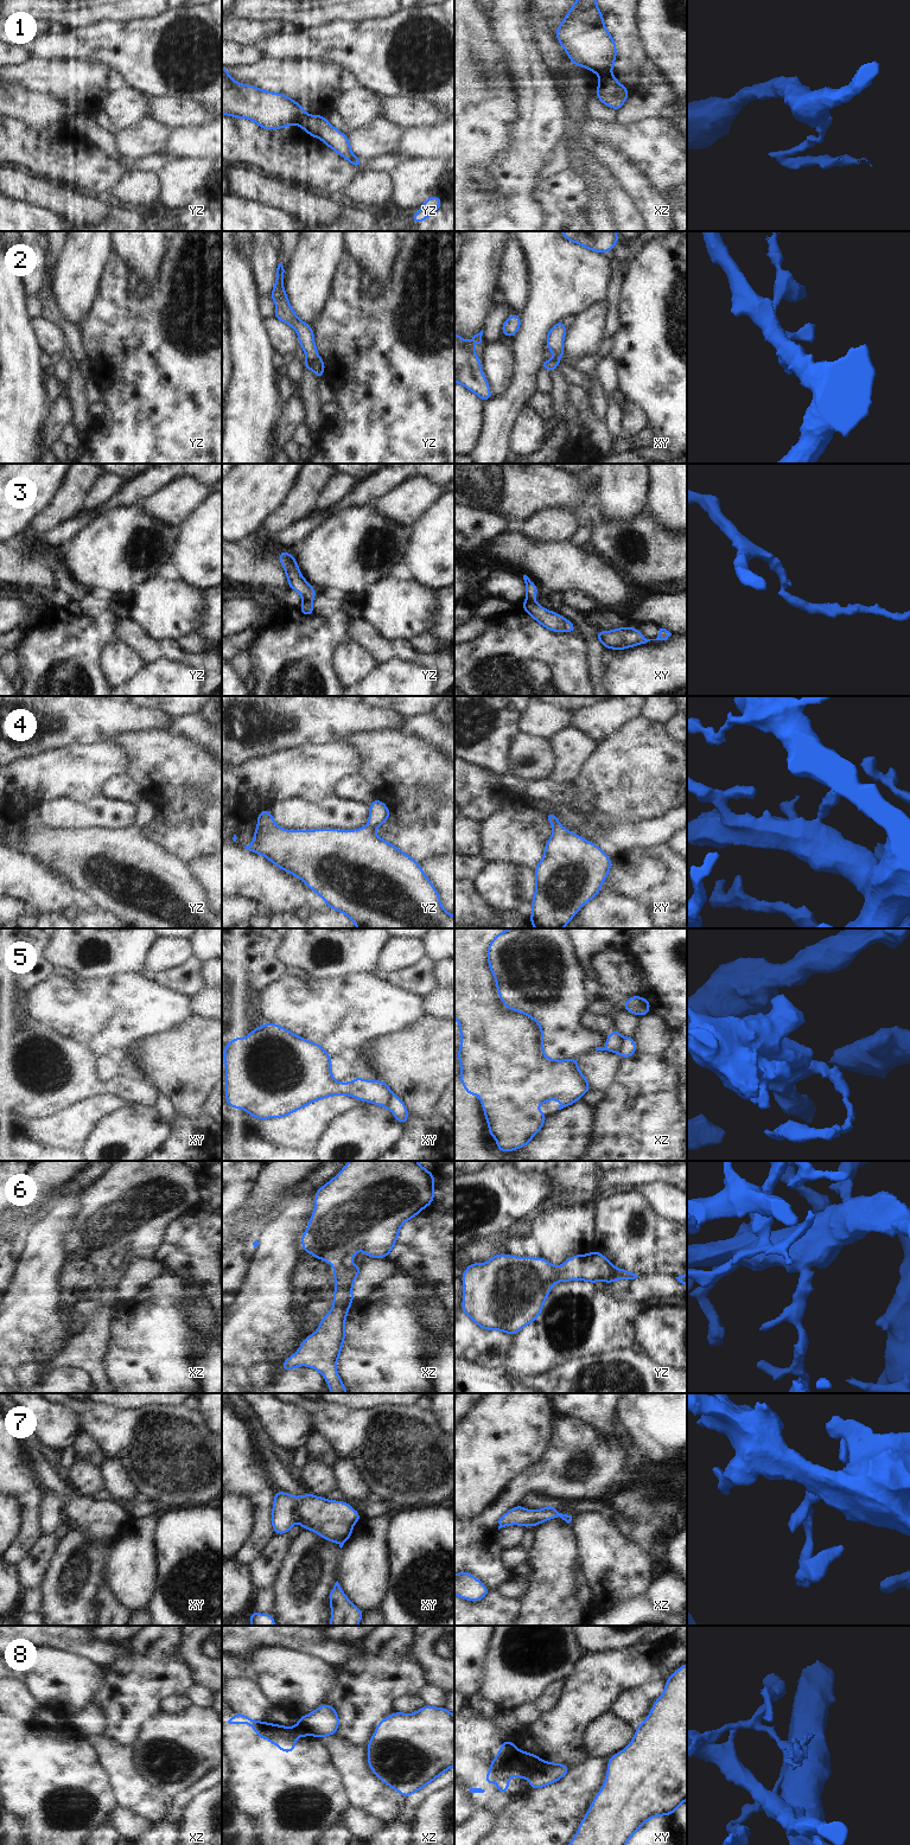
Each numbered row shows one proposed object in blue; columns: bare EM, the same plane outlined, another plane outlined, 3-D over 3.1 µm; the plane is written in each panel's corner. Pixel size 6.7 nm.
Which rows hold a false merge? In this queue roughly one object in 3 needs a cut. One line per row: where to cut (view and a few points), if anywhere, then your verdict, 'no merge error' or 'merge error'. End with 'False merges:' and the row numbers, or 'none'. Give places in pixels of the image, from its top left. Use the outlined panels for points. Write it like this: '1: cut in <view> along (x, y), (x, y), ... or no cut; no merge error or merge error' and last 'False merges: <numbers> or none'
1: cut in yz along (307, 115), (297, 122); merge error
2: cut in yz along (319, 358), (313, 362), (306, 361); merge error
3: cut in yz along (304, 600), (310, 602); merge error
4: no cut; no merge error
5: cut in xz along (624, 1038), (617, 1052); merge error
6: no cut; no merge error
7: no cut; no merge error
8: cut in xy along (540, 1760), (539, 1768), (530, 1775); merge error
False merges: 1, 2, 3, 5, 8

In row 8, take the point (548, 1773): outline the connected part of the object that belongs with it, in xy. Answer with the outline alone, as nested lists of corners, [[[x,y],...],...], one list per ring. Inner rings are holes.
[[[540,1760],[539,1770],[529,1777],[529,1787],[530,1789],[536,1789],[555,1783],[564,1777],[569,1769],[571,1768],[568,1766],[562,1763],[553,1763]]]

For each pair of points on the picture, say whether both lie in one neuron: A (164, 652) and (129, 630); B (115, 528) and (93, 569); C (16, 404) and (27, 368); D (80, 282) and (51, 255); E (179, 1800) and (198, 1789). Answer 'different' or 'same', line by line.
A: same
B: same
C: same
D: different
E: same

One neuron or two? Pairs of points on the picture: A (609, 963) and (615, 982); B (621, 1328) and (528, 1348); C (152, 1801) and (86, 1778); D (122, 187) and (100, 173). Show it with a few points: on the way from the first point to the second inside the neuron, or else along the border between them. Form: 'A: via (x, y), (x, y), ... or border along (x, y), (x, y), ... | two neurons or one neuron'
A: via (612, 968), (615, 977) | one neuron
B: via (598, 1332), (578, 1351), (559, 1354), (551, 1348) | one neuron
C: border along (102, 1763), (109, 1773), (114, 1796), (119, 1805) | two neurons
D: border along (140, 170), (127, 170), (108, 191) | two neurons

